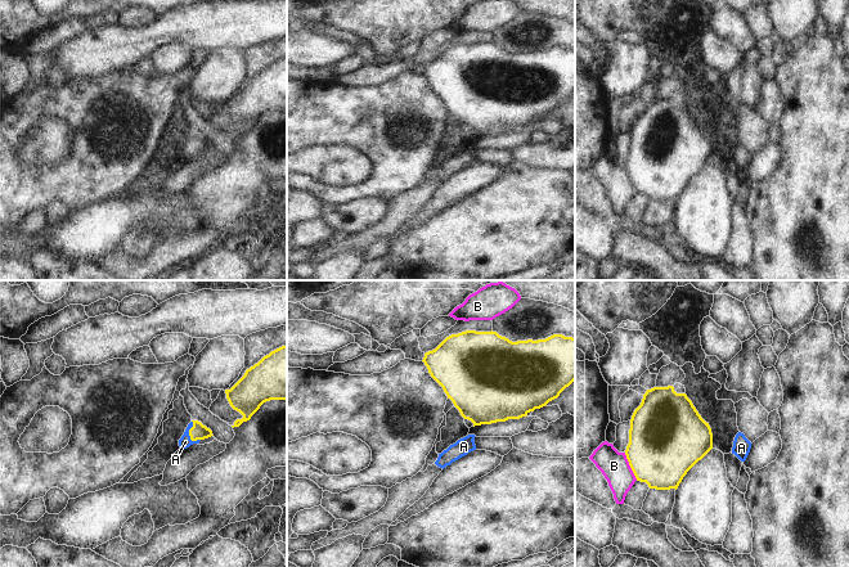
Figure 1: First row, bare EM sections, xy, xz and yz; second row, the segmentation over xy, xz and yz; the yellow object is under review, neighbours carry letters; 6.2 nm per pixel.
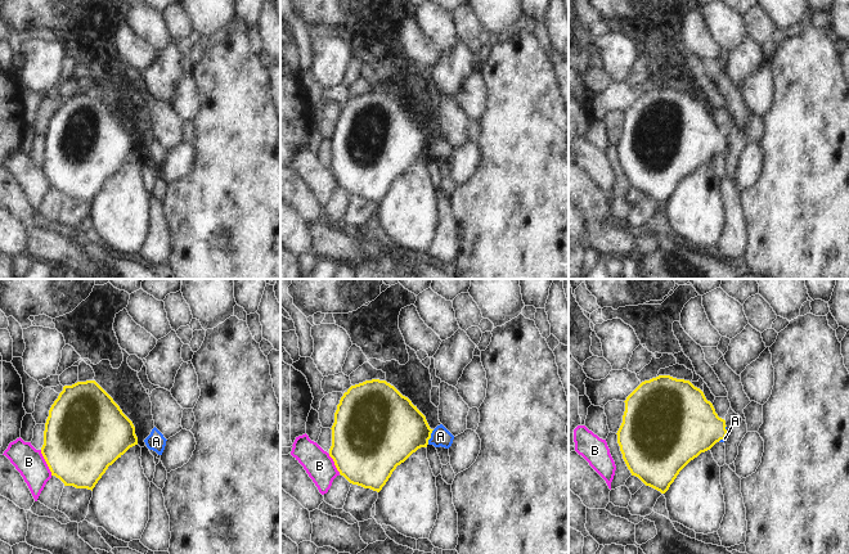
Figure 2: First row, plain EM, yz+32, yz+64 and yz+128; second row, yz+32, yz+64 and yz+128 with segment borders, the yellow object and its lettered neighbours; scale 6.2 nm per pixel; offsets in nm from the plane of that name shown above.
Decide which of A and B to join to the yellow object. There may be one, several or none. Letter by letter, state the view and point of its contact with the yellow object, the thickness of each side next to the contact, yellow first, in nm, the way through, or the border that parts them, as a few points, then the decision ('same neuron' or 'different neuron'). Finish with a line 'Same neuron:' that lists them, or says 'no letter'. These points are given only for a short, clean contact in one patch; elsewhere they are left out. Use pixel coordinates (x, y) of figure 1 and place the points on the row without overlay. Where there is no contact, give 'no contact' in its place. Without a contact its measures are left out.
A: meets yellow in xy at (189, 144); 100 nm thick on the yellow side, 70 nm on the other; runs through xy (198, 143), (189, 144), (185, 153); same neuron
B: meets yellow in yz at (630, 179); 440 nm thick on the yellow side, 180 nm on the other; different neuron
Same neuron: A

